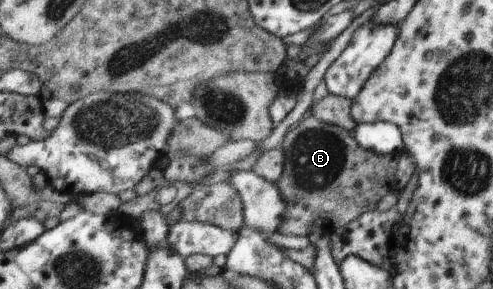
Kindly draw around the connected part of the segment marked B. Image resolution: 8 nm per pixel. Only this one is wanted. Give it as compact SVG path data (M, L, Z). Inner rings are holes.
M311 115L295 124L286 132L281 147L284 149L285 171L277 183L288 203L286 222L279 233L307 237L315 228L331 233L335 228L349 225L369 210L375 210L377 203L392 191L397 183L399 155L383 156L364 148L356 136L341 126L336 126Z

